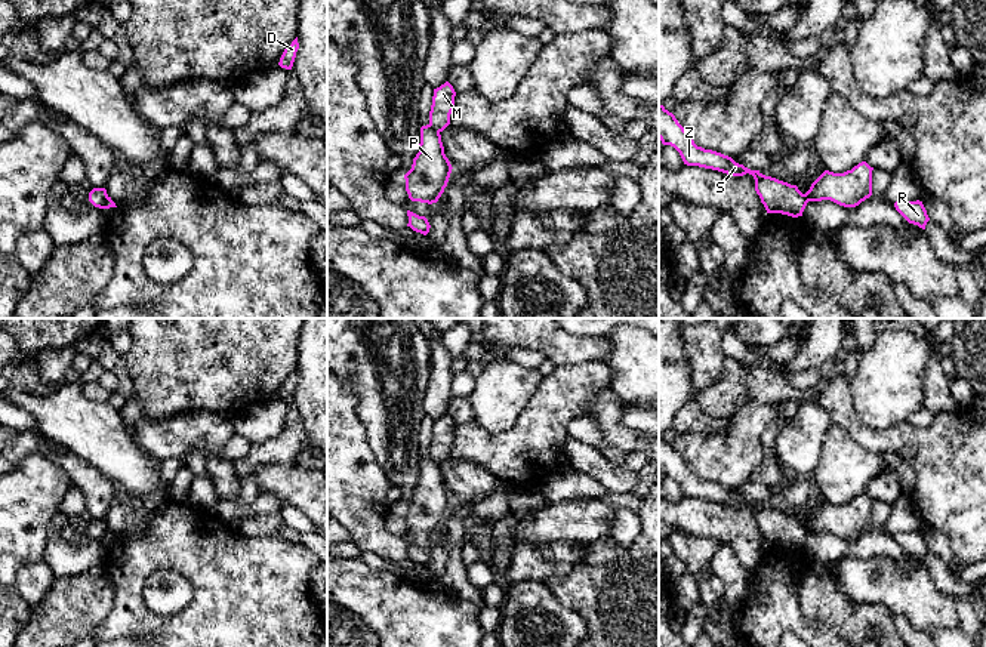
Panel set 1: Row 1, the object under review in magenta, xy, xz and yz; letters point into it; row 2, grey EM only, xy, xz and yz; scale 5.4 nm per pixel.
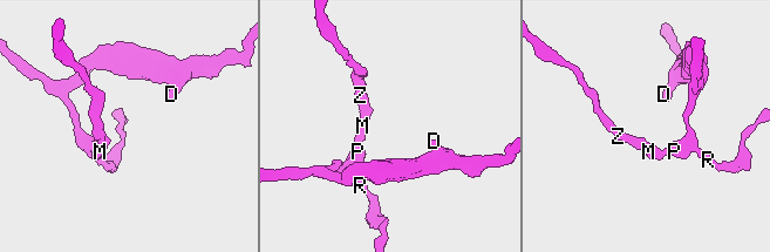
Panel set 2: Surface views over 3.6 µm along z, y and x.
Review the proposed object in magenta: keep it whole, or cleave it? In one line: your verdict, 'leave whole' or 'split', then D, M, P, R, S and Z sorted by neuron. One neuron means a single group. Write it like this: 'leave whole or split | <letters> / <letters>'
split | D P R / M S Z

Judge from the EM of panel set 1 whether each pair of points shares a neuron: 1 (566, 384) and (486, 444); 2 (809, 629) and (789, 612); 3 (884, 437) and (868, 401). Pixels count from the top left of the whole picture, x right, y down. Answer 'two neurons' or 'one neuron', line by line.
1: one neuron
2: one neuron
3: two neurons

